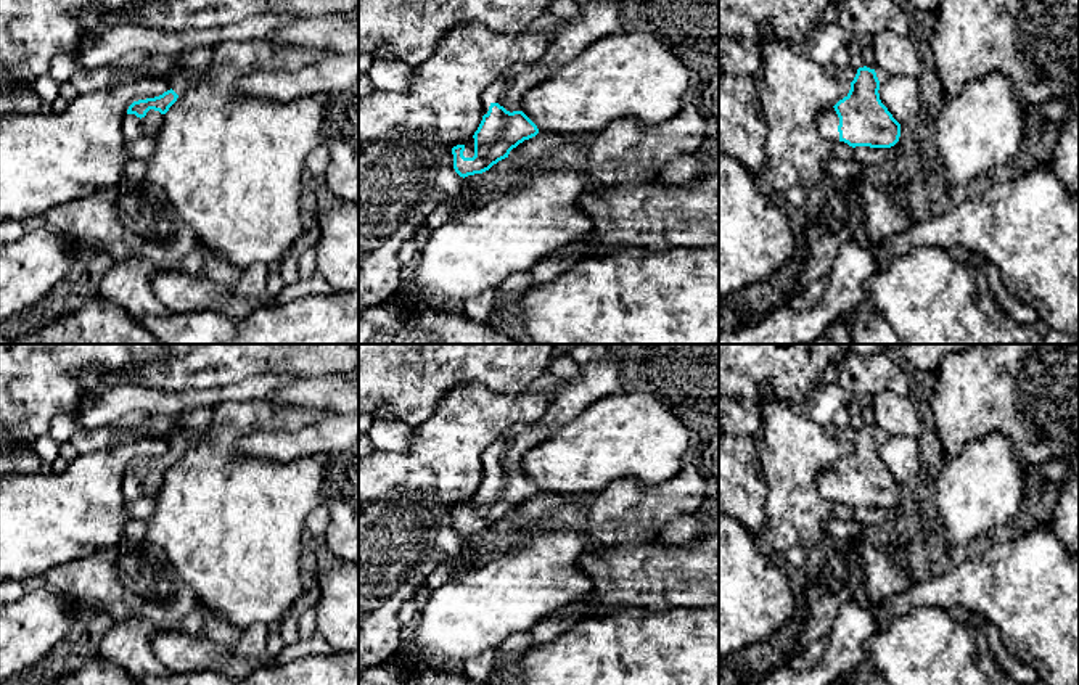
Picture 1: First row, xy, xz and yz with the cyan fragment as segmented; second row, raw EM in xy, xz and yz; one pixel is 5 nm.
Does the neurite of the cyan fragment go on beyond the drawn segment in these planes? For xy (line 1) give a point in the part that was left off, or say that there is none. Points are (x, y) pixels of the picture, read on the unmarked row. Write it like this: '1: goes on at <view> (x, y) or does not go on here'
1: goes on at xy (134, 488)

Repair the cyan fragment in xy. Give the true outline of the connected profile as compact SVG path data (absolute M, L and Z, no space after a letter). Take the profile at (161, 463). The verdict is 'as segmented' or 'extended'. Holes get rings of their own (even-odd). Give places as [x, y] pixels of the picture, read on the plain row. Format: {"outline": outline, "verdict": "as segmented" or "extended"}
{"outline": "M170 449L159 457L133 461L122 478L122 497L127 502L154 497L164 482L164 474L177 458L178 455Z", "verdict": "extended"}

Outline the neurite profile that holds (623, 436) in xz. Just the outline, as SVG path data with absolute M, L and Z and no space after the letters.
M643 392L609 394L590 404L560 433L531 449L521 470L542 494L598 494L617 479L654 486L672 479L685 465L691 441L688 426L658 399Z

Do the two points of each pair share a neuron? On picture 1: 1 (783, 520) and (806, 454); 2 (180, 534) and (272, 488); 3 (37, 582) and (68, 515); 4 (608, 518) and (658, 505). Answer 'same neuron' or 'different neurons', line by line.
1: same neuron
2: same neuron
3: different neurons
4: same neuron

